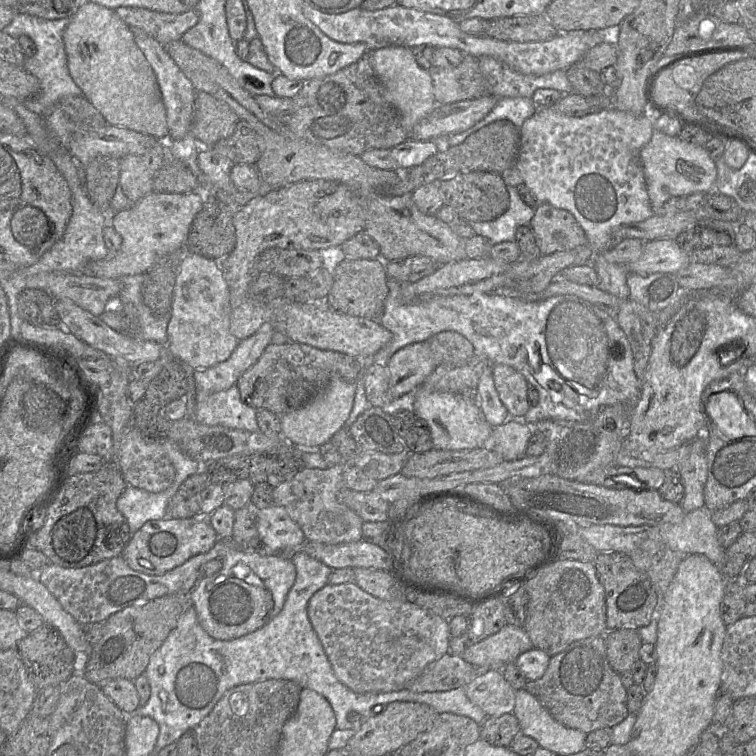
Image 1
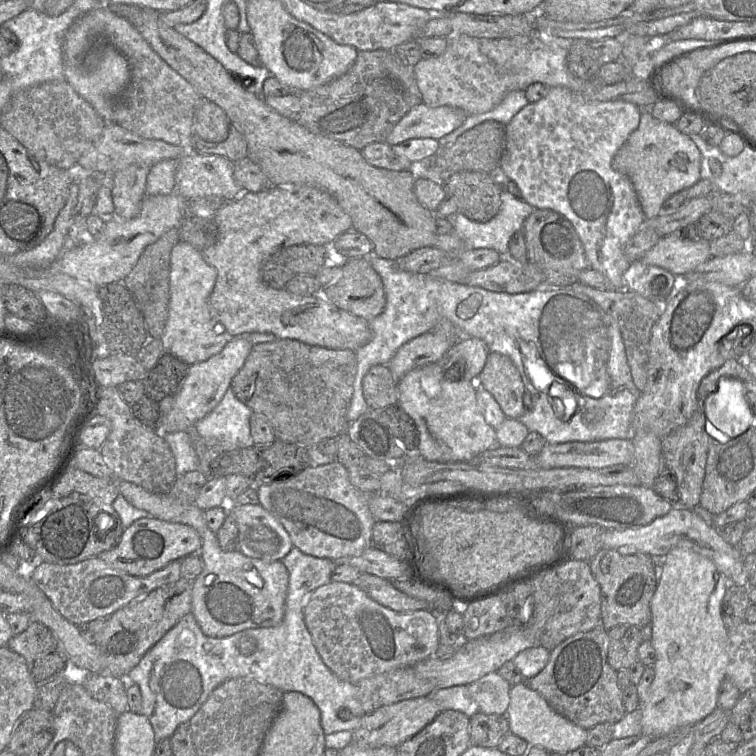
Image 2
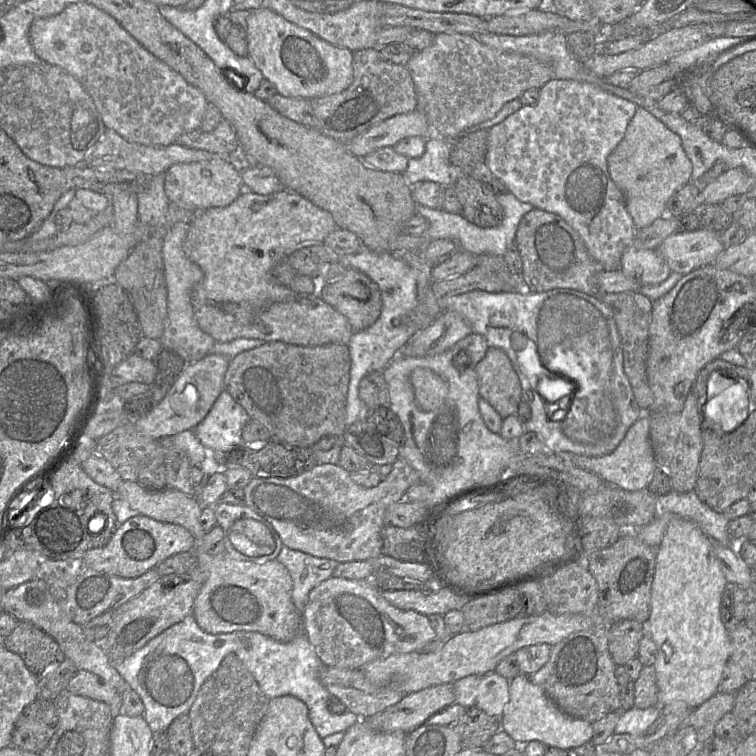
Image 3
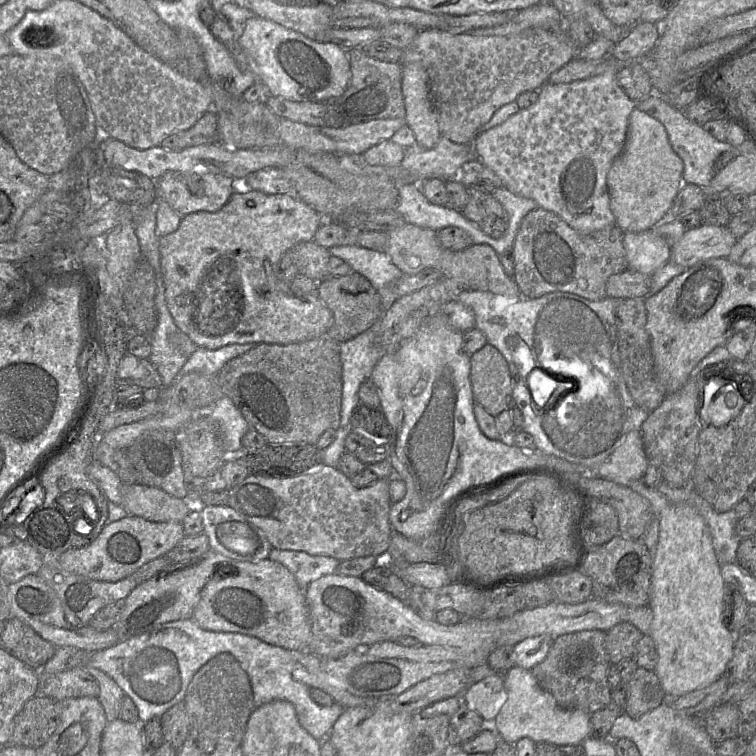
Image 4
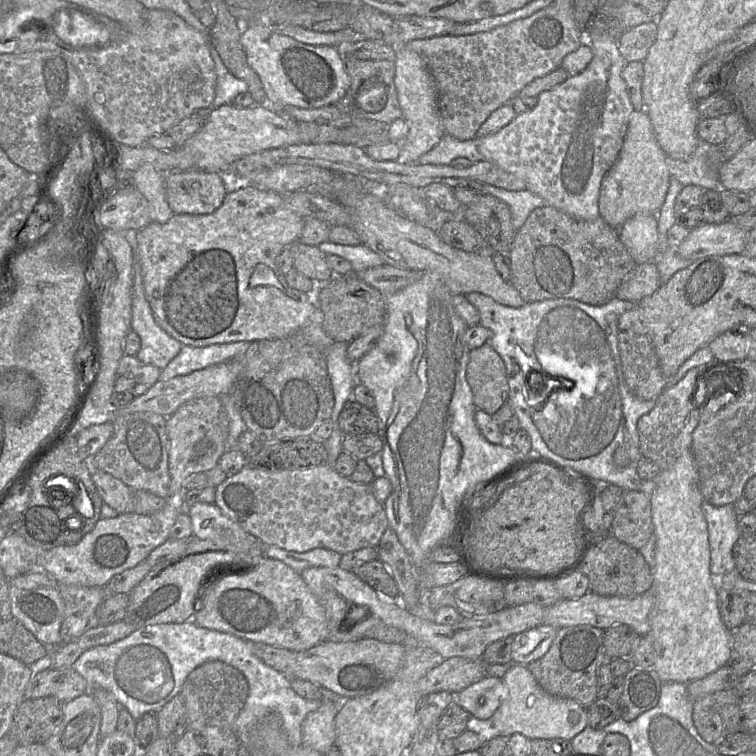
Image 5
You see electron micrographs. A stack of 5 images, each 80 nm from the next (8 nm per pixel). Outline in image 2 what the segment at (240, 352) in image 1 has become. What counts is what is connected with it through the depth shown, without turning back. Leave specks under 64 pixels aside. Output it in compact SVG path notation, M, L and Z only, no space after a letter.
M235 337L221 352L203 362L189 365L187 376L174 395L174 406L169 413L162 416L157 431L162 434L186 431L206 417L224 397L233 377L244 365L253 346L248 339Z

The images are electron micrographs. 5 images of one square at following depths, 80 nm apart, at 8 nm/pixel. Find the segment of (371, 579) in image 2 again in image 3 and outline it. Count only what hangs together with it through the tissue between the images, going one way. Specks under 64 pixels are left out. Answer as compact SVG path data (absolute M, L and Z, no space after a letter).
M441 588L432 591L382 590L381 595L396 608L416 611L426 616L443 615L453 609L461 610L468 601L448 589Z

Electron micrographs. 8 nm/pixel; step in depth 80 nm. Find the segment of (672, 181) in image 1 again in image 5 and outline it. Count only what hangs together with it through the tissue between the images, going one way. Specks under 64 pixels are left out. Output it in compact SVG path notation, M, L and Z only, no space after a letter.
M633 110L619 155L601 181L598 198L600 217L615 229L638 214L653 214L657 219L671 179L667 158L655 138L647 113L644 110Z

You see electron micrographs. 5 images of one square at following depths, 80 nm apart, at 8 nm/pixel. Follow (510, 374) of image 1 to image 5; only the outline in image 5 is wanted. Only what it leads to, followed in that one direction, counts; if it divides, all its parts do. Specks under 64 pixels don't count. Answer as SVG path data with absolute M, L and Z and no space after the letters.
M488 343L469 351L466 379L477 409L493 415L507 403L509 385L505 364Z

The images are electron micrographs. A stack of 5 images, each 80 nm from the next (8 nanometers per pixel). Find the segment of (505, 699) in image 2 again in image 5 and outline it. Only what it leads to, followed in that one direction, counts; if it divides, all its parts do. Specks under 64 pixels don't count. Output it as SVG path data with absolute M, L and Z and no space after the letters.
M483 677L458 692L456 703L478 720L490 719L506 697L503 677Z

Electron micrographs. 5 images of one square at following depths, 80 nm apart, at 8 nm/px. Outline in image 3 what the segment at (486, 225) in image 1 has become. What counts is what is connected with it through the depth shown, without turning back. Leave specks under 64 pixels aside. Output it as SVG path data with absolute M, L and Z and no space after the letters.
M510 192L496 194L497 201L504 211L502 222L493 228L481 228L469 222L460 213L449 213L441 208L429 208L420 204L416 206L416 214L424 217L429 227L426 230L426 237L429 238L426 245L433 239L451 239L458 245L458 250L467 251L474 255L492 255L503 257L511 244L515 241L516 233L522 217L535 207L526 202L520 201Z

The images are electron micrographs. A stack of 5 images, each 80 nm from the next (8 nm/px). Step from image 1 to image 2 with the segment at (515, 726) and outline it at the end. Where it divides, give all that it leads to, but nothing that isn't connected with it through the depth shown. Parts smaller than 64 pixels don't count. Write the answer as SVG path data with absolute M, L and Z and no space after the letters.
M477 712L469 718L471 745L496 748L509 733L509 722L505 715Z

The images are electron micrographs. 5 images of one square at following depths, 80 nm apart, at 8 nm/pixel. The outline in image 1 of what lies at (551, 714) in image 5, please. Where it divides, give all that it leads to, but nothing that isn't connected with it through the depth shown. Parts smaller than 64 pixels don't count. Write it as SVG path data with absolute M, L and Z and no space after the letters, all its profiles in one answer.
M526 688L516 691L513 714L518 719L521 734L533 738L540 747L548 749L556 755L576 754L586 747L587 734L564 726L555 720L538 699L528 692Z

